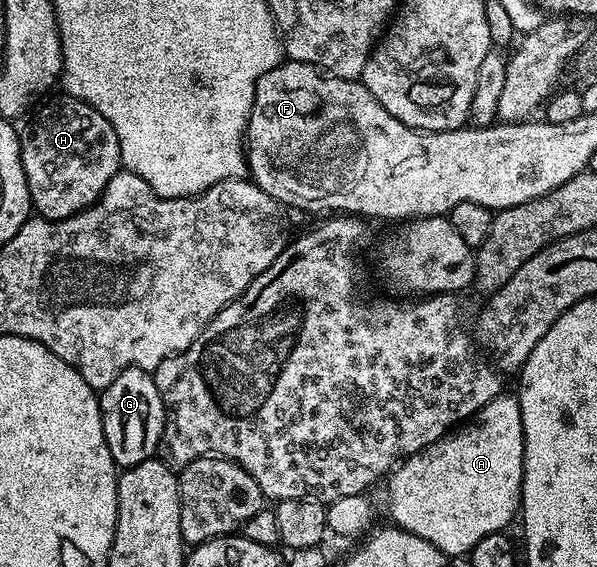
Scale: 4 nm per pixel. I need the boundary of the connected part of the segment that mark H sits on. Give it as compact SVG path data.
M67 96L61 99L61 102L42 107L40 115L29 124L28 131L23 131L20 140L20 159L26 172L26 184L30 188L32 209L39 217L52 222L69 218L93 206L102 196L106 184L110 184L112 177L122 168L118 136L110 120L106 120L106 116L102 116L102 112L95 110L89 102Z

